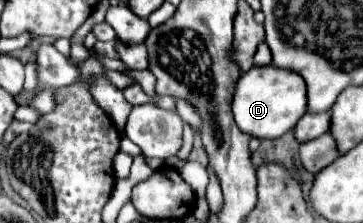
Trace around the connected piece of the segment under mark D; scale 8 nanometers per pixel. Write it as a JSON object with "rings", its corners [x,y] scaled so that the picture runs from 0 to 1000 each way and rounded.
{"rings":[[[694,296],[683,323],[661,332],[639,439],[639,502],[656,574],[711,628],[755,628],[799,592],[815,547],[843,511],[843,377],[799,314],[771,314],[760,296]]]}

